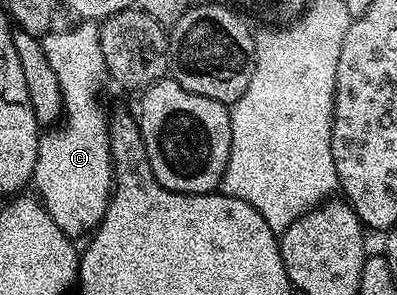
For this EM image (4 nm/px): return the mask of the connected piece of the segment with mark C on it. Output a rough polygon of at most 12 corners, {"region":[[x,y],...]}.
{"region":[[100,24],[42,38],[64,114],[32,184],[69,238],[114,186]]}

